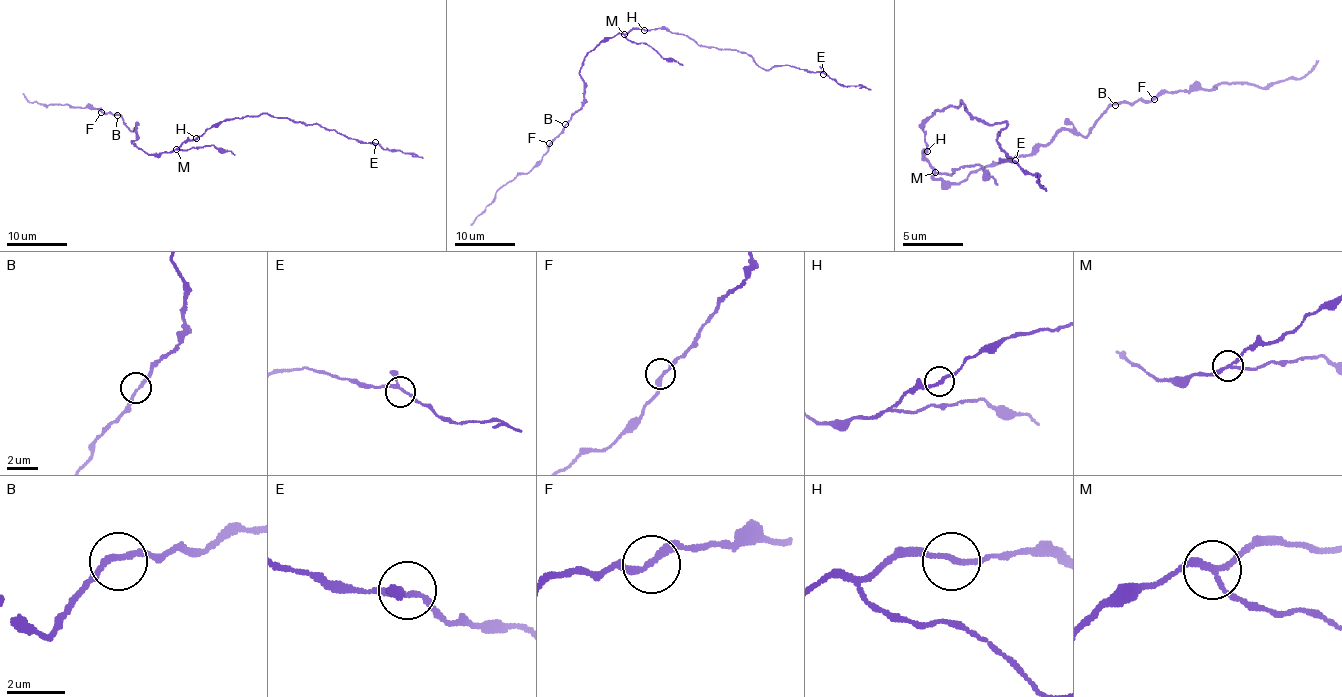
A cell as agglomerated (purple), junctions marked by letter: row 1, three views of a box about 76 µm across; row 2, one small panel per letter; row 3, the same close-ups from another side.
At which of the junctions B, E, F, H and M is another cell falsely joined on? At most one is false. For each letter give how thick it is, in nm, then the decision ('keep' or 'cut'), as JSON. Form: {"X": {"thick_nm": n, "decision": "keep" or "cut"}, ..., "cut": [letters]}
{"B": {"thick_nm": 200, "decision": "keep"}, "E": {"thick_nm": 170, "decision": "keep"}, "F": {"thick_nm": 240, "decision": "keep"}, "H": {"thick_nm": 190, "decision": "keep"}, "M": {"thick_nm": 190, "decision": "cut"}, "cut": ["M"]}

